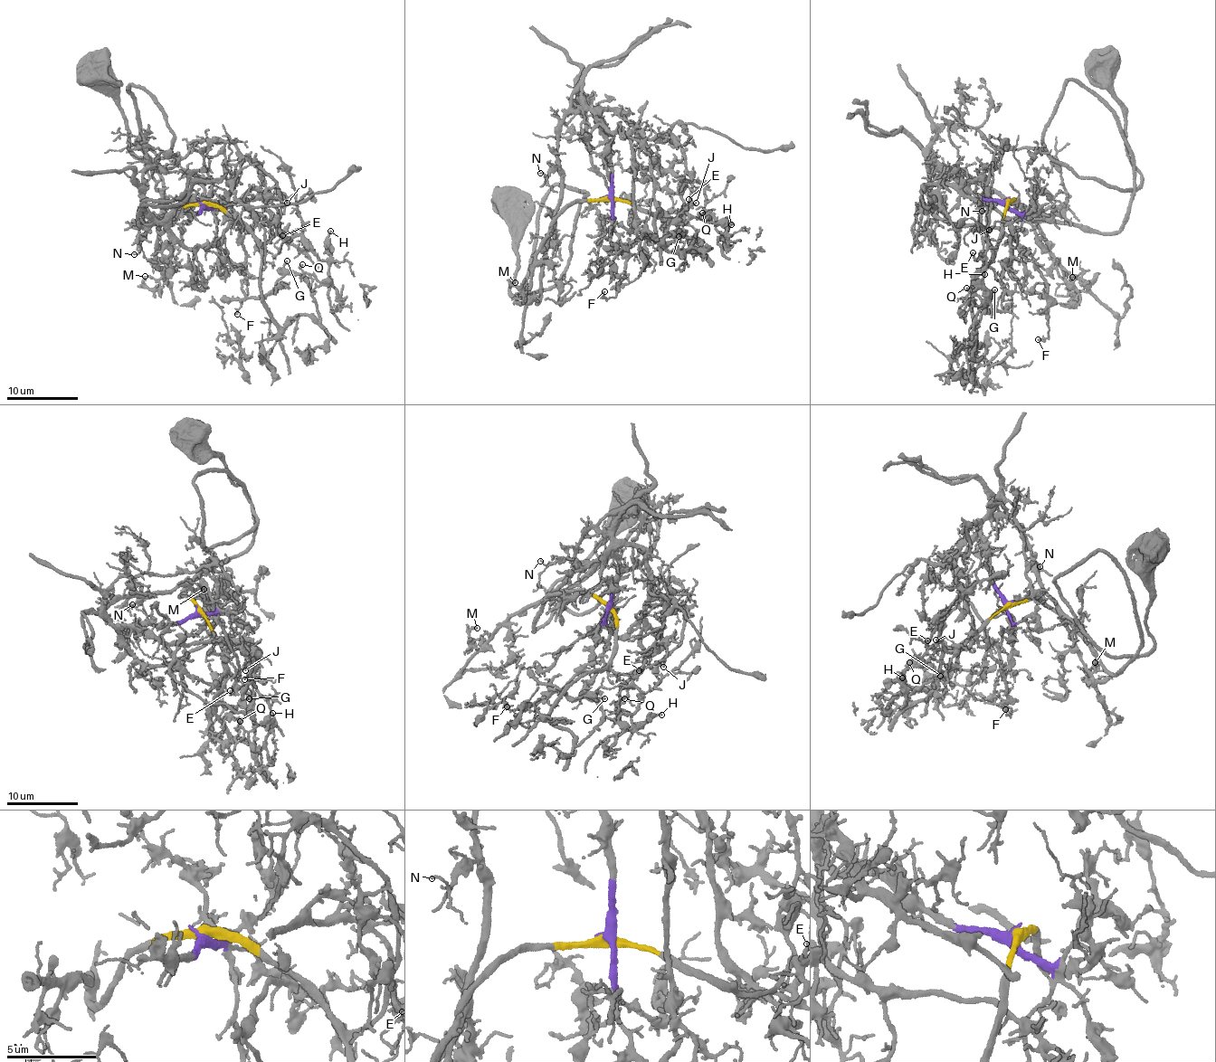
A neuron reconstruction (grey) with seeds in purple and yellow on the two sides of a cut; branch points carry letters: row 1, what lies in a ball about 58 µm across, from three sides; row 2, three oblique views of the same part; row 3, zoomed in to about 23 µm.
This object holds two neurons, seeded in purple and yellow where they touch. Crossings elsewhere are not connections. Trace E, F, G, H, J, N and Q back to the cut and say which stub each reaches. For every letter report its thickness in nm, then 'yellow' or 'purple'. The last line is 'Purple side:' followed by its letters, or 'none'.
E: 200 nm | yellow
F: 110 nm | purple
G: 110 nm | yellow
H: 190 nm | yellow
J: 110 nm | purple
N: 110 nm | purple
Q: 130 nm | yellow
Purple side: F, J, N

